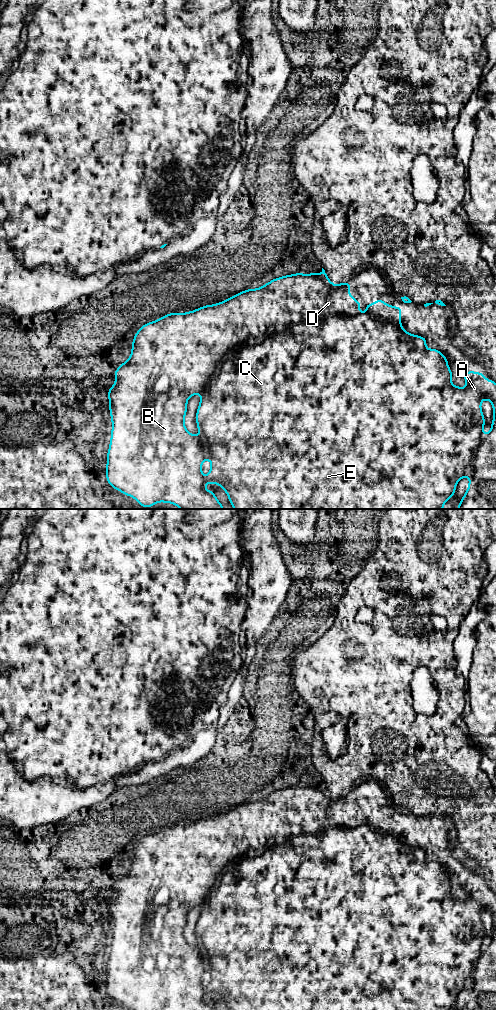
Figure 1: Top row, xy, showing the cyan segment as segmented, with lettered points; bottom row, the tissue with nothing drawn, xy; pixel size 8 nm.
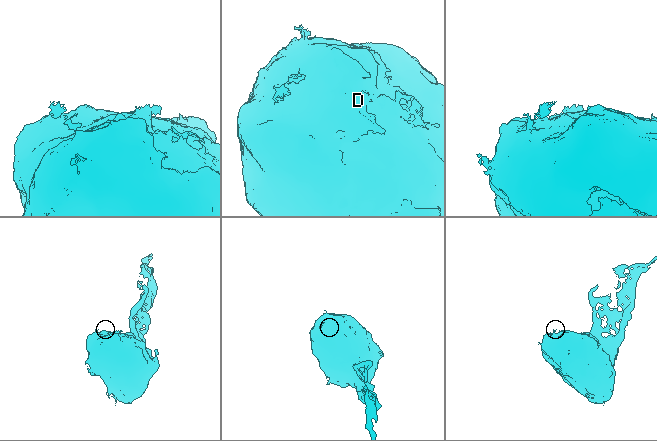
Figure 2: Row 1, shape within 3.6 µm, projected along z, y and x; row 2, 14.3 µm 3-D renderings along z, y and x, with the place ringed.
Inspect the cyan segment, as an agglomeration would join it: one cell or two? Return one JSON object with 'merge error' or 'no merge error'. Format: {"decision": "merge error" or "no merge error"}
{"decision": "no merge error"}

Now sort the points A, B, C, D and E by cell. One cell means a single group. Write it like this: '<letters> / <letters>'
A B C D E

